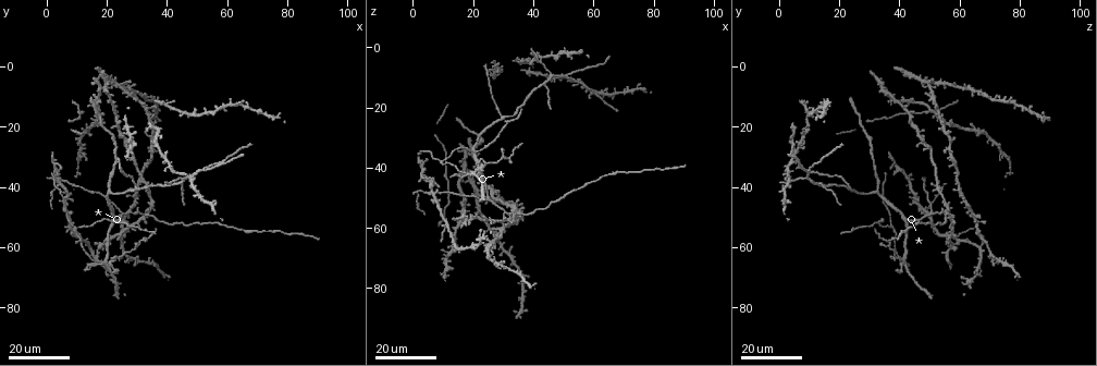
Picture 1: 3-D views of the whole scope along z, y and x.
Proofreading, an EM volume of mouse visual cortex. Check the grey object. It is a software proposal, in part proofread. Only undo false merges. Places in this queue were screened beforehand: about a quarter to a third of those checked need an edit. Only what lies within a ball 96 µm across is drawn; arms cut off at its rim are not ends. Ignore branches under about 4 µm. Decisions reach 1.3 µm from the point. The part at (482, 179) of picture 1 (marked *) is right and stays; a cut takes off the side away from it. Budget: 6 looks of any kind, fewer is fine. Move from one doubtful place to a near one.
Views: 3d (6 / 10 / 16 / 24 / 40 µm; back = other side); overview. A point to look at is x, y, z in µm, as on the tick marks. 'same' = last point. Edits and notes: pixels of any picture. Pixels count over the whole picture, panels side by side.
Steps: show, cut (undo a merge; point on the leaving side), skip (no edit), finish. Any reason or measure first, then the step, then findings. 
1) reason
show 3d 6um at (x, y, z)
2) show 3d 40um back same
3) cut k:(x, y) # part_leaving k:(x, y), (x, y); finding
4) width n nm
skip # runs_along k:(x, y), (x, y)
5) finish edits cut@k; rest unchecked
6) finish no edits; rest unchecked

two arms at a narrow angle
show 3d 16um at (19, 66, 42)

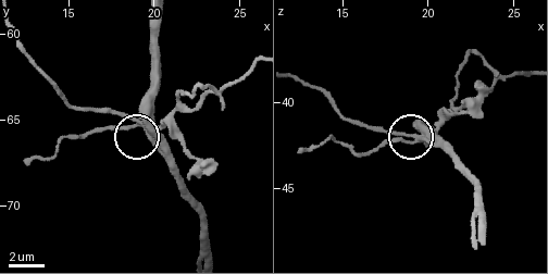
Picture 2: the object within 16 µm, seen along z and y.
zoom in
show 3d 10um at (19.6, 65.5, 42.0)

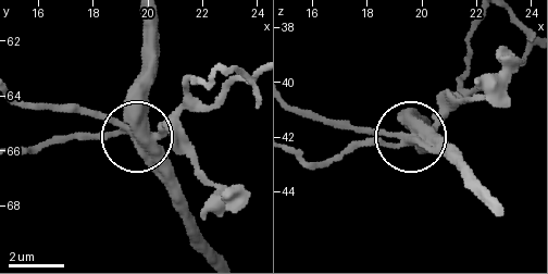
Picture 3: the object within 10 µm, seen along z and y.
width 380 nm
cut 3:(173, 133) # a second cell is stuck on

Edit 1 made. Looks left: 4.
show overview

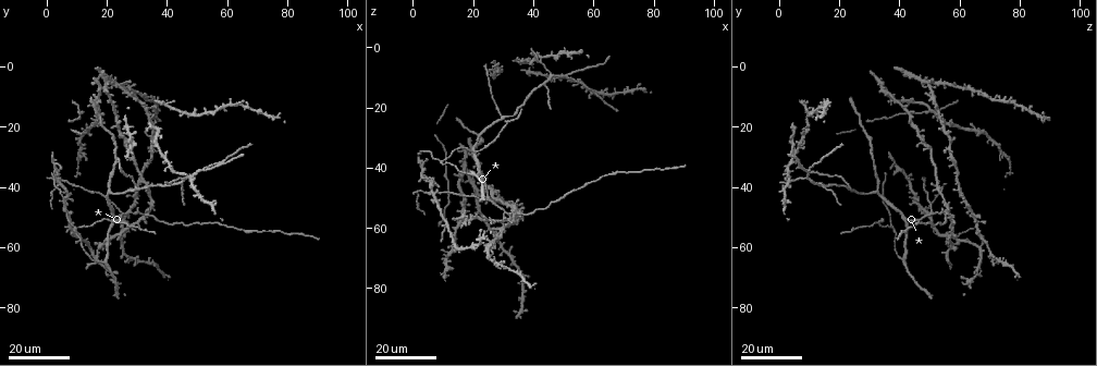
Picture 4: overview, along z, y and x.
three-way junction
show 3d 16um at (31, 49, 54)

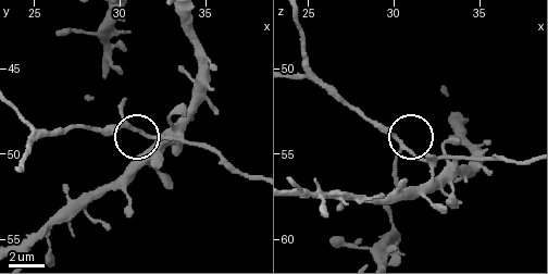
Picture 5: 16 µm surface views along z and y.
show 3d 10um at (30.5, 48.4, 54.6)

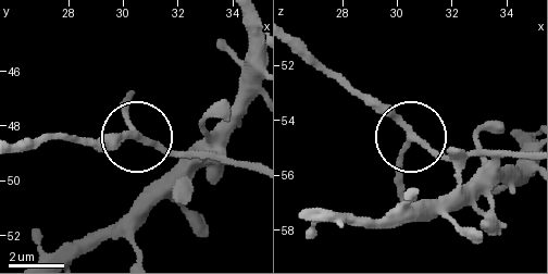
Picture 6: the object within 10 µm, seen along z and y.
side_arm 113 um
skip # runs_along 6:(23, 147), (133, 139), (124, 100); one cell here

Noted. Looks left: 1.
finish edits cut@3; rest unchecked

